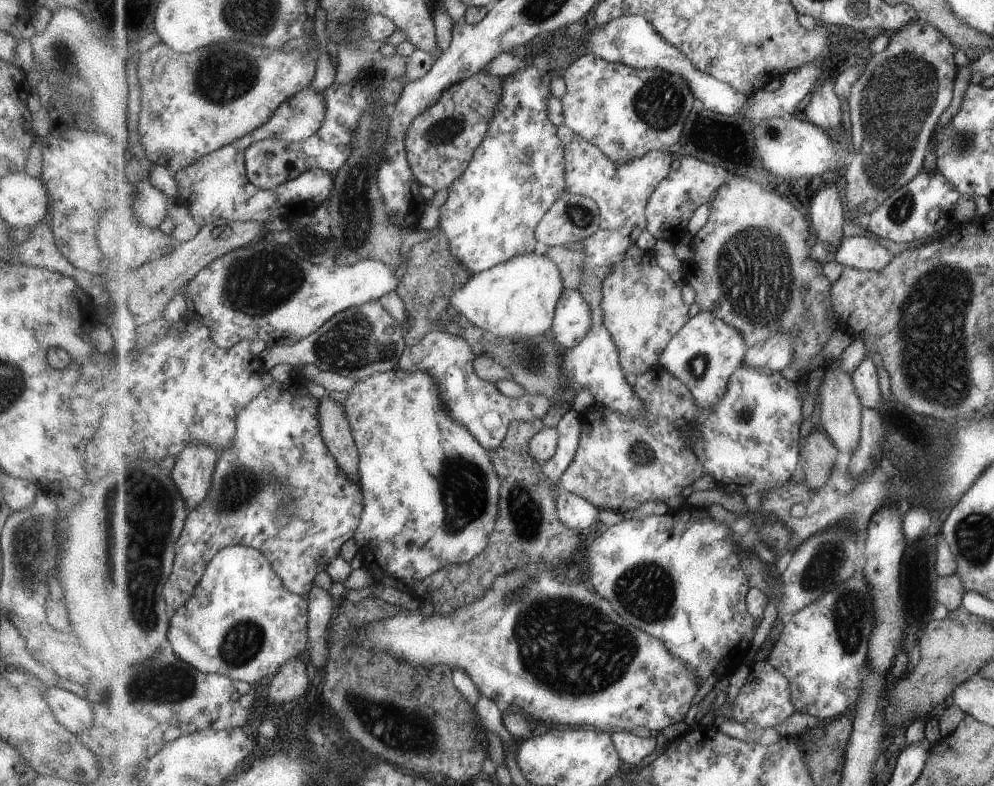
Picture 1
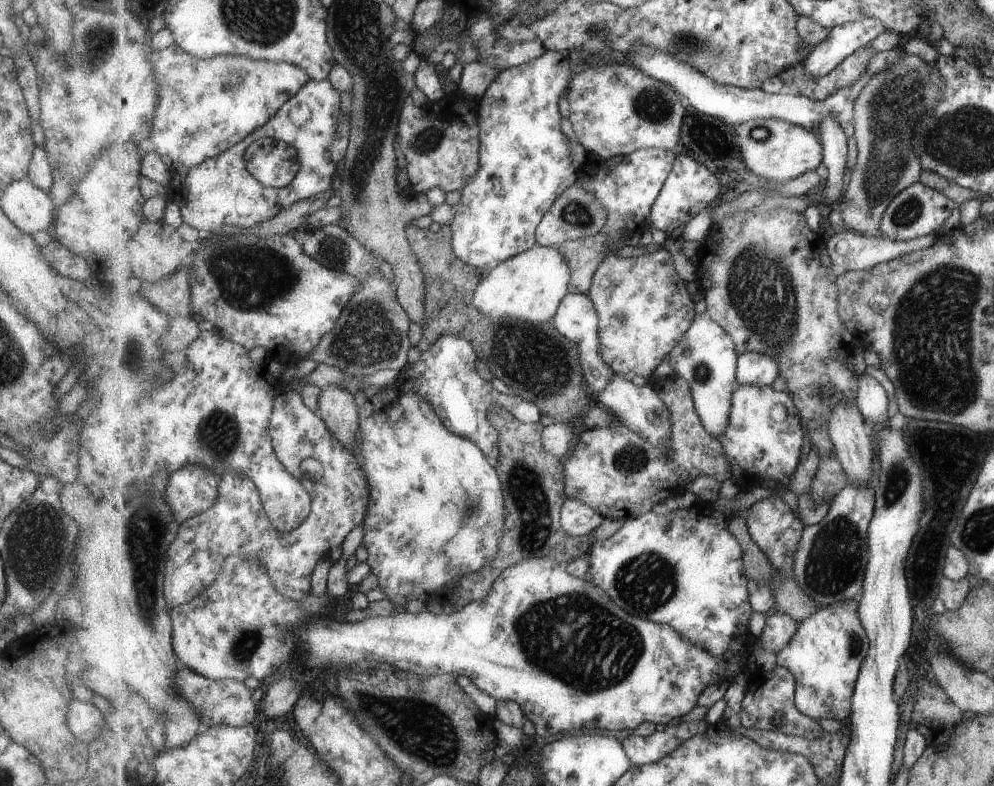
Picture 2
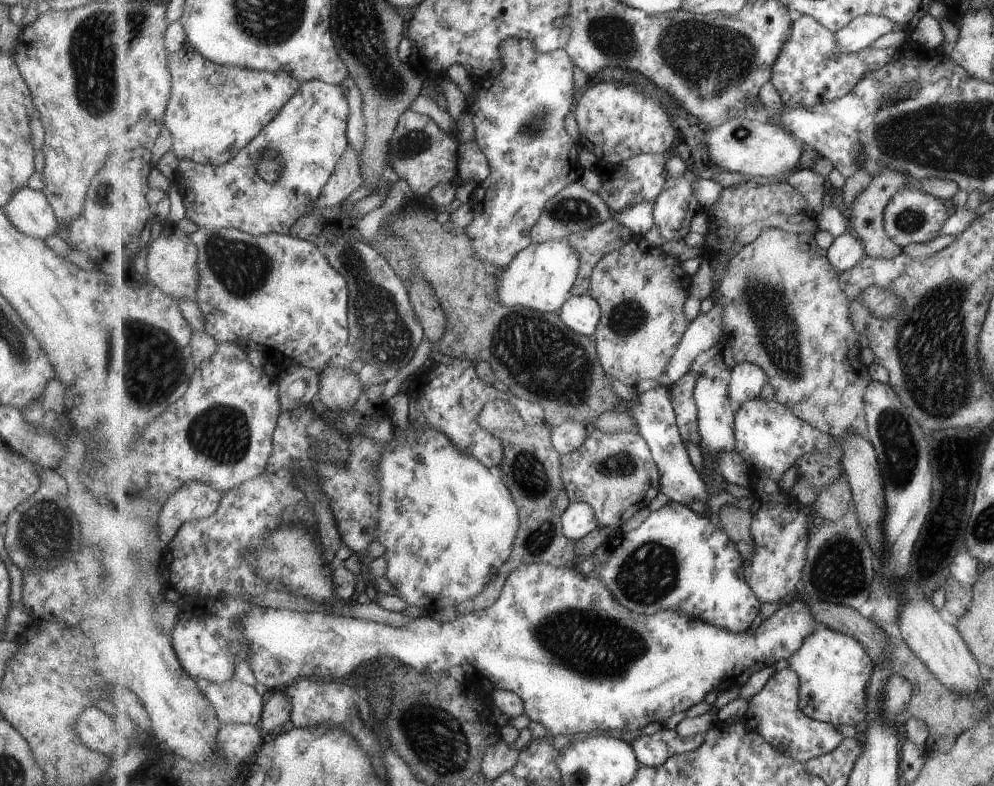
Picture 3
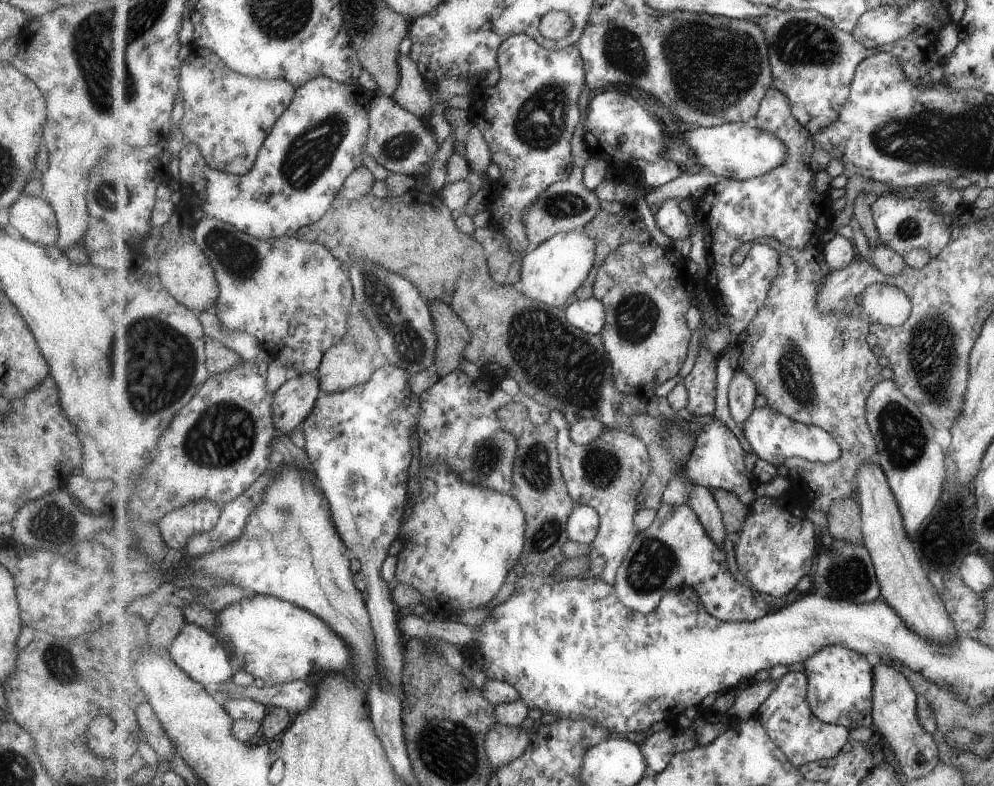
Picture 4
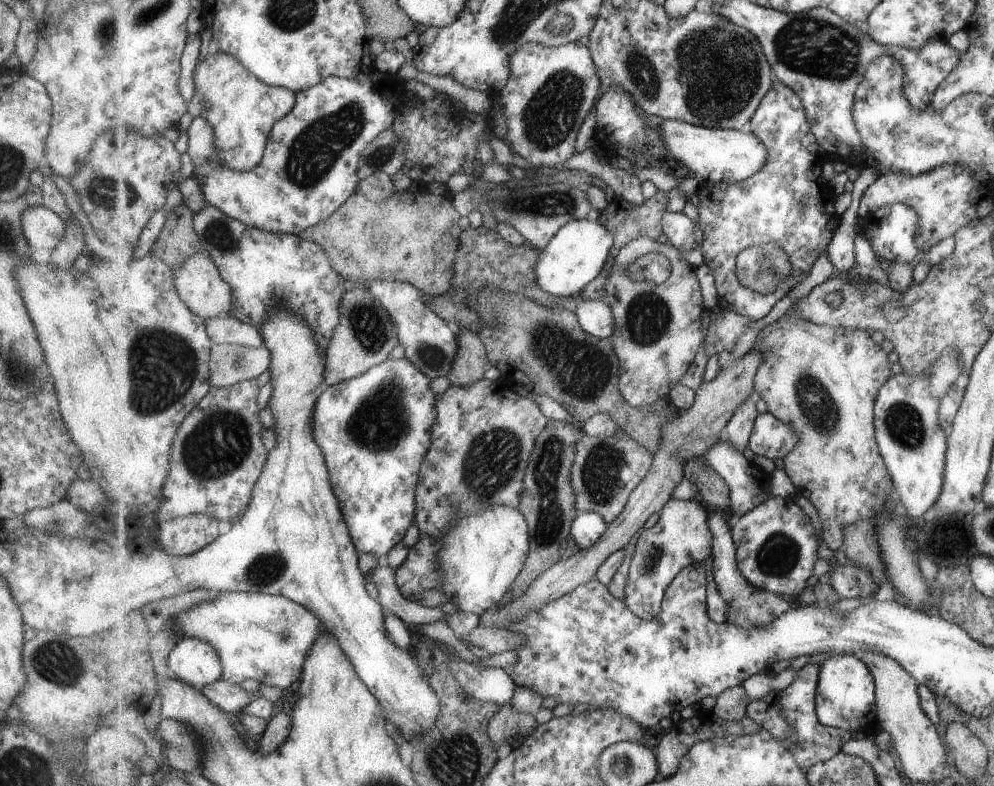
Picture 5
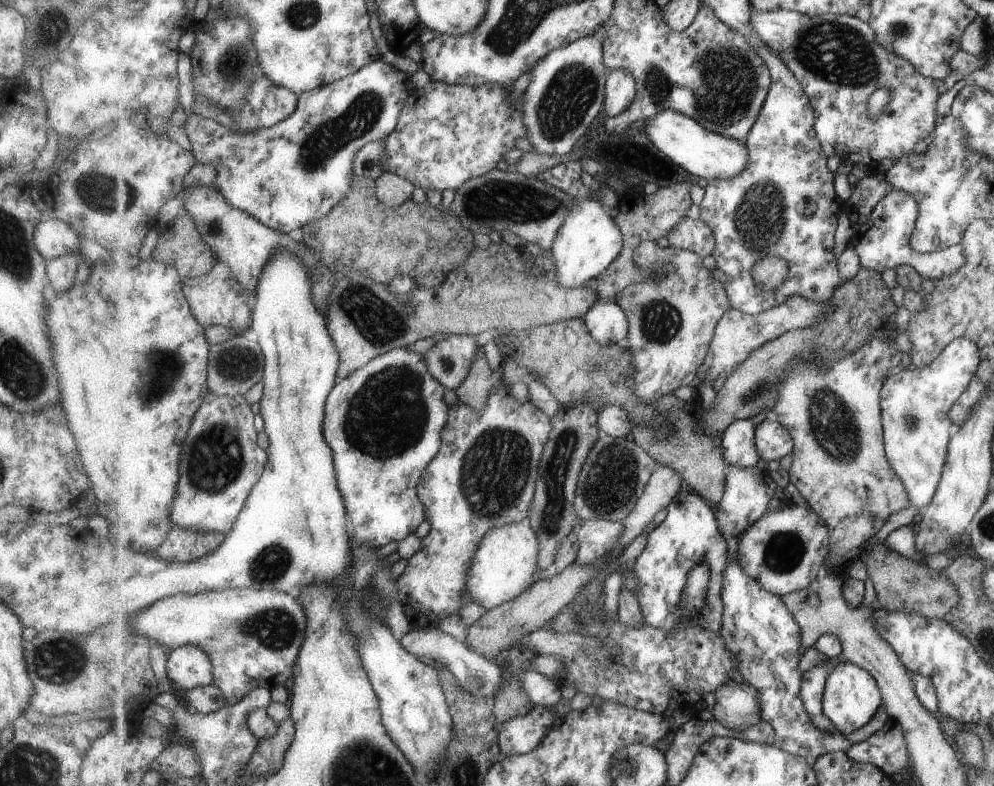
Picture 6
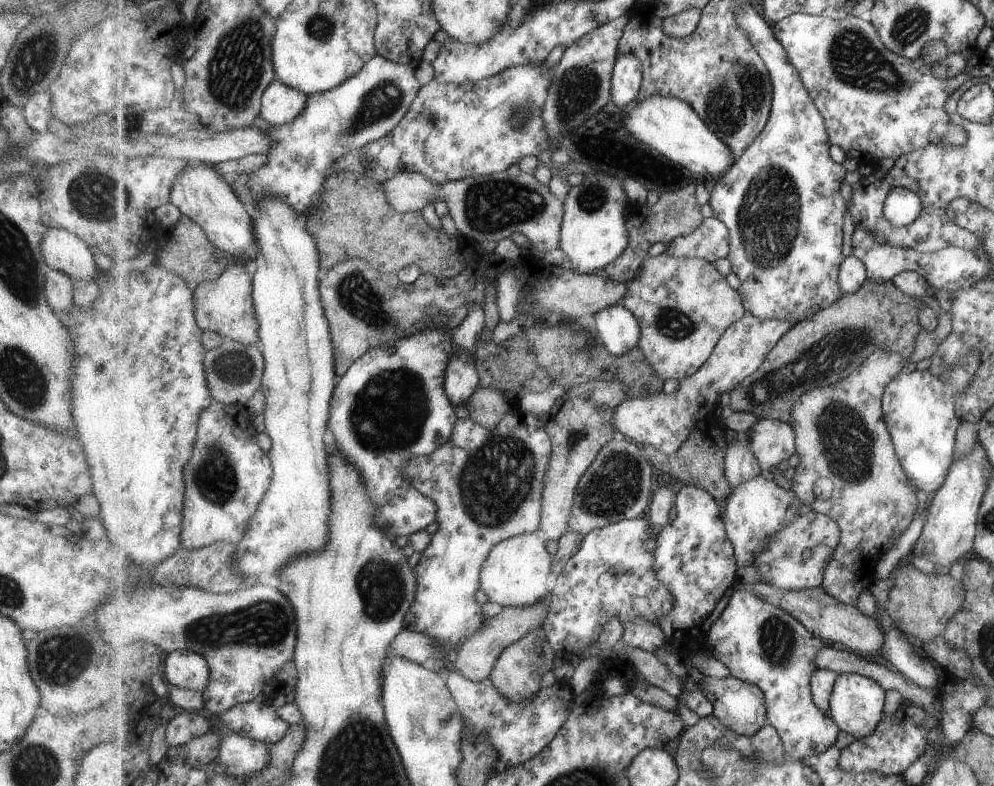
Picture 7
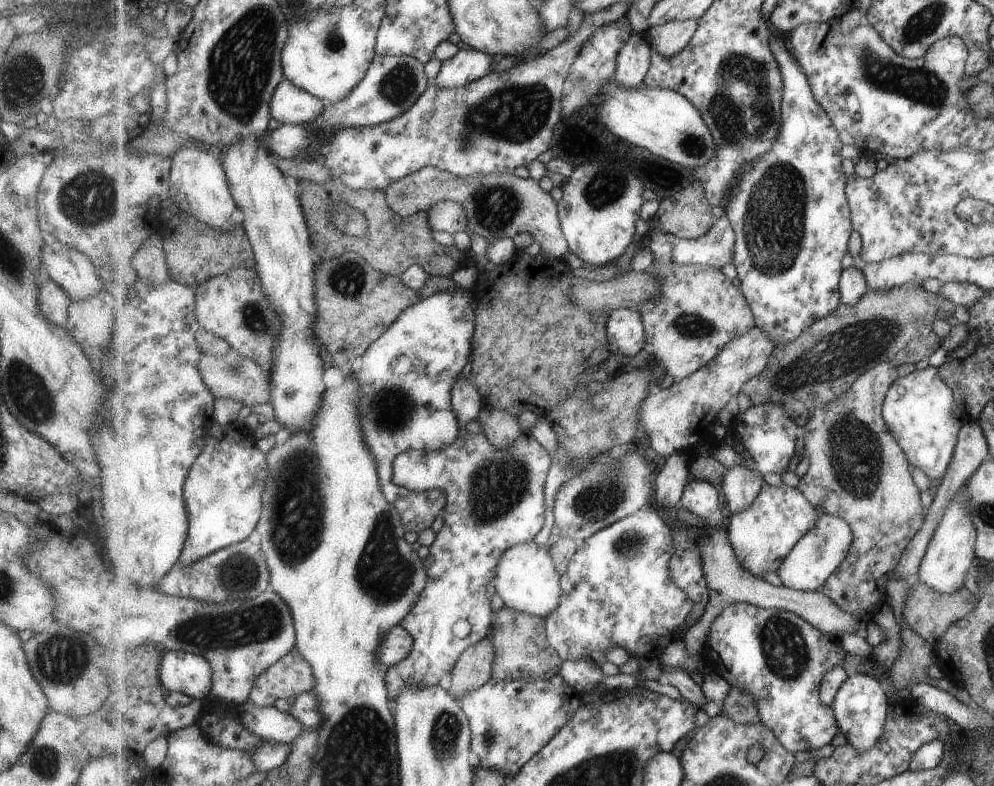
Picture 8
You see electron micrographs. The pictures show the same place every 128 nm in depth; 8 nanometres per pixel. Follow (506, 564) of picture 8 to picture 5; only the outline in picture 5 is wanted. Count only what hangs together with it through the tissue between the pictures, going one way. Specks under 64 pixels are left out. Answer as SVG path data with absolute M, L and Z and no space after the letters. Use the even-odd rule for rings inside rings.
M507 505L496 506L476 515L456 515L456 522L444 537L446 548L439 554L444 585L442 592L457 606L457 610L482 615L486 610L500 606L503 596L512 590L520 576L532 549L532 535L528 518L520 511Z

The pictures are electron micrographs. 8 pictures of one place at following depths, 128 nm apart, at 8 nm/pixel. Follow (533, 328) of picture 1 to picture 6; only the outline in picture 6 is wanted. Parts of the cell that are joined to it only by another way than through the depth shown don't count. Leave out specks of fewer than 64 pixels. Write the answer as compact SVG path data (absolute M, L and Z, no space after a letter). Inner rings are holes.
M584 197L577 199L569 211L564 225L557 235L551 255L556 266L556 275L563 286L570 289L592 283L601 273L621 256L624 249L624 234L617 224L615 214L601 201Z

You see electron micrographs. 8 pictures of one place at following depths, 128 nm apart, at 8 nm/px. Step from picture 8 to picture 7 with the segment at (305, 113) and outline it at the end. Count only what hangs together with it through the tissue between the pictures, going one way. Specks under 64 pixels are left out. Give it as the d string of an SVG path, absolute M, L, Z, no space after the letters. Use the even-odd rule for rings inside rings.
M277 78L264 92L260 116L275 127L293 122L305 112L309 97Z

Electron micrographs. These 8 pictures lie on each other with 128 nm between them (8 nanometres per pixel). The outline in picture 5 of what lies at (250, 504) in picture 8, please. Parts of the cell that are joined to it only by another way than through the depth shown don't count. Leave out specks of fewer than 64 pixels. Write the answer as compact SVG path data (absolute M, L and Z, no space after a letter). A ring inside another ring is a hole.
M255 379L238 382L235 386L226 389L212 388L201 401L201 408L197 406L197 410L189 414L185 426L181 426L176 442L172 446L171 474L165 481L164 497L160 500L160 509L155 519L167 522L189 515L207 515L231 524L240 520L250 505L253 489L264 473L265 465L268 464L270 451L262 439L264 429L259 420L261 409L259 410L257 398L259 398L259 386Z

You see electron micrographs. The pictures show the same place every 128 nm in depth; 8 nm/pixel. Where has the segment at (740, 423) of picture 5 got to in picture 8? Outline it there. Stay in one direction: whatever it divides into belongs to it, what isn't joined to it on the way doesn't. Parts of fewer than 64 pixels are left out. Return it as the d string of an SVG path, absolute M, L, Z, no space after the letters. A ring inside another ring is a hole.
M744 466L728 470L721 485L728 516L742 513L753 506L763 485L763 475L757 470L749 470Z

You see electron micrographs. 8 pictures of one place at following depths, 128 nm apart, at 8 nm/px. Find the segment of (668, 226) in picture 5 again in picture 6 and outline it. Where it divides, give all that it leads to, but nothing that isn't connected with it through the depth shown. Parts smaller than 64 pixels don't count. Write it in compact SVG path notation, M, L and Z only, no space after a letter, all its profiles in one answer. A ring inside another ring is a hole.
M685 217L667 236L669 246L696 252L701 258L707 258L716 250L716 234L713 227L701 218Z

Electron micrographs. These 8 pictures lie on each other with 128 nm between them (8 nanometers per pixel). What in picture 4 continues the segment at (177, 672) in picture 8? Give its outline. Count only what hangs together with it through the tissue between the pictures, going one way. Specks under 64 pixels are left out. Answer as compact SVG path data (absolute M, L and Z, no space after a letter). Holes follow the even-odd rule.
M187 623L179 636L175 639L169 650L171 658L191 677L193 680L207 686L207 684L220 684L232 680L234 666L225 655L225 646L222 642L206 628L198 624Z

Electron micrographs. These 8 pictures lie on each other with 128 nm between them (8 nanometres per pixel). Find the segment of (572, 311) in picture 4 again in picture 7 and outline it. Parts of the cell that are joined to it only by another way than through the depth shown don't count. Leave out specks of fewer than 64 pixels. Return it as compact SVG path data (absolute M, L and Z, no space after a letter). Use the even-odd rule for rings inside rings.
M622 304L598 312L594 322L599 343L611 354L622 357L640 345L640 320Z

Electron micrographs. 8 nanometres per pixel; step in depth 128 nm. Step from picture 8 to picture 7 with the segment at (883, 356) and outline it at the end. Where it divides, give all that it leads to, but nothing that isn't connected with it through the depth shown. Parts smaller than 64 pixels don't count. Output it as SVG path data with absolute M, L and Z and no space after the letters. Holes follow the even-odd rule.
M867 278L861 290L843 294L835 305L793 325L769 353L764 365L730 392L731 409L750 412L759 419L765 417L789 423L794 406L801 397L814 388L828 387L843 381L857 371L877 349L889 348L907 360L916 358L918 353L915 351L915 338L921 332L920 310L924 304L929 305L930 302L908 295L893 281L874 283Z

